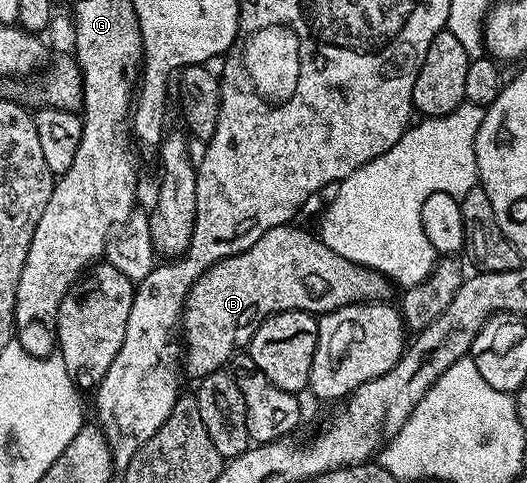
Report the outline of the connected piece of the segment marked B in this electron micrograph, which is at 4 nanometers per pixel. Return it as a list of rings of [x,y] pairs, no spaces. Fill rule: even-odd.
[[[296,224],[280,225],[267,231],[247,251],[239,255],[225,257],[215,263],[189,288],[183,314],[183,333],[185,329],[185,369],[194,379],[200,379],[224,370],[232,362],[238,351],[244,350],[249,341],[259,331],[259,327],[269,317],[298,309],[300,313],[324,315],[341,309],[345,305],[377,303],[391,290],[389,278],[362,265],[351,263],[331,251],[321,239],[305,229],[296,229]]]

